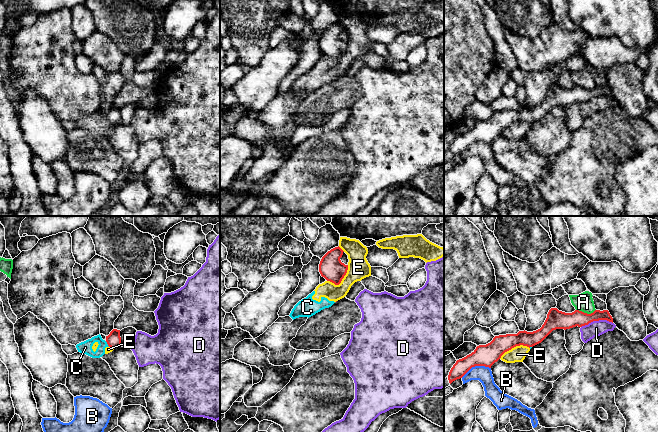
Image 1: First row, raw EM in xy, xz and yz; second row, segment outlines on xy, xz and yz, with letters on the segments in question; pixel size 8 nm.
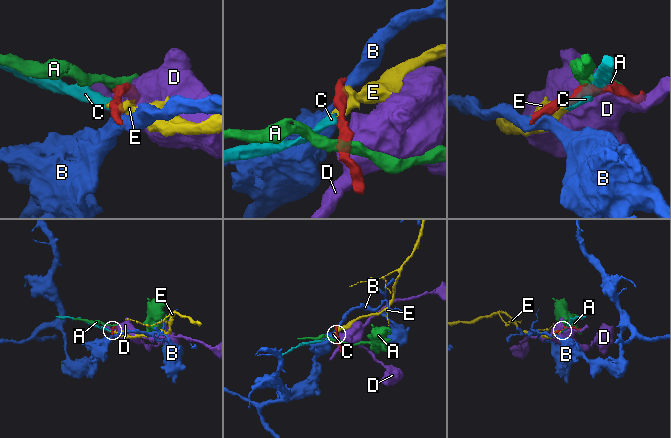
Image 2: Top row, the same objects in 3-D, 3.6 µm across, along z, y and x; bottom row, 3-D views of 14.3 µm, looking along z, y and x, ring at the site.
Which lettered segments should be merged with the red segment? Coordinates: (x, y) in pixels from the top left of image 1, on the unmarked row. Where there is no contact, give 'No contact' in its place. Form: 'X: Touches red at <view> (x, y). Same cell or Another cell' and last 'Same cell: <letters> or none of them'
A: Touches red at yz (586, 89). Another cell
B: Touches red at yz (475, 141). Another cell
C: Touches red at xy (107, 119). Another cell
D: Touches red at yz (596, 96). Another cell
E: Touches red at xz (341, 56). Another cell
Same cell: none of them

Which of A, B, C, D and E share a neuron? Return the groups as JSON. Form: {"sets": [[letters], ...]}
{"sets": [["A"], ["B"], ["C", "E"], ["D"]]}

